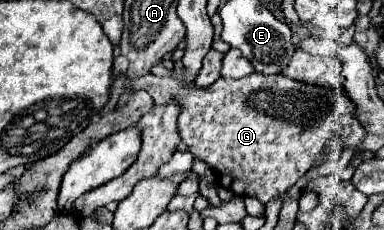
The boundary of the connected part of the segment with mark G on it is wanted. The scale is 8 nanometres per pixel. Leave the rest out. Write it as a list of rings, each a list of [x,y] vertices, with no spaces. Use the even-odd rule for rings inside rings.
[[[145,74],[135,80],[125,80],[125,88],[147,90],[155,104],[167,104],[173,96],[177,102],[181,102],[181,116],[179,116],[179,136],[183,144],[189,148],[193,156],[199,156],[205,160],[213,172],[217,174],[217,182],[231,190],[237,196],[255,196],[263,204],[275,200],[277,196],[283,196],[317,160],[317,156],[323,152],[325,144],[333,136],[343,136],[343,142],[347,148],[357,146],[367,132],[353,116],[353,104],[347,100],[345,94],[335,94],[329,88],[309,86],[303,82],[295,82],[285,76],[265,76],[265,74],[249,74],[239,80],[219,78],[209,88],[185,88],[179,80],[173,76],[153,76]]]

